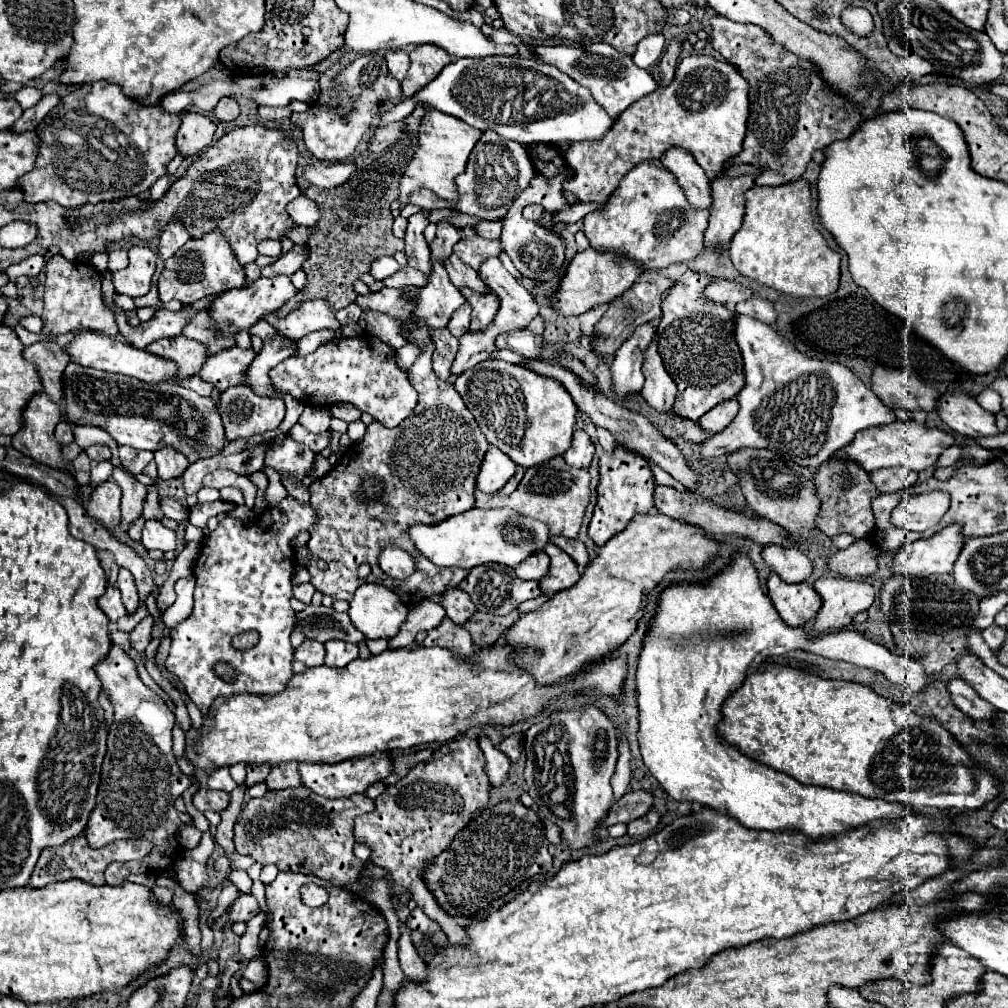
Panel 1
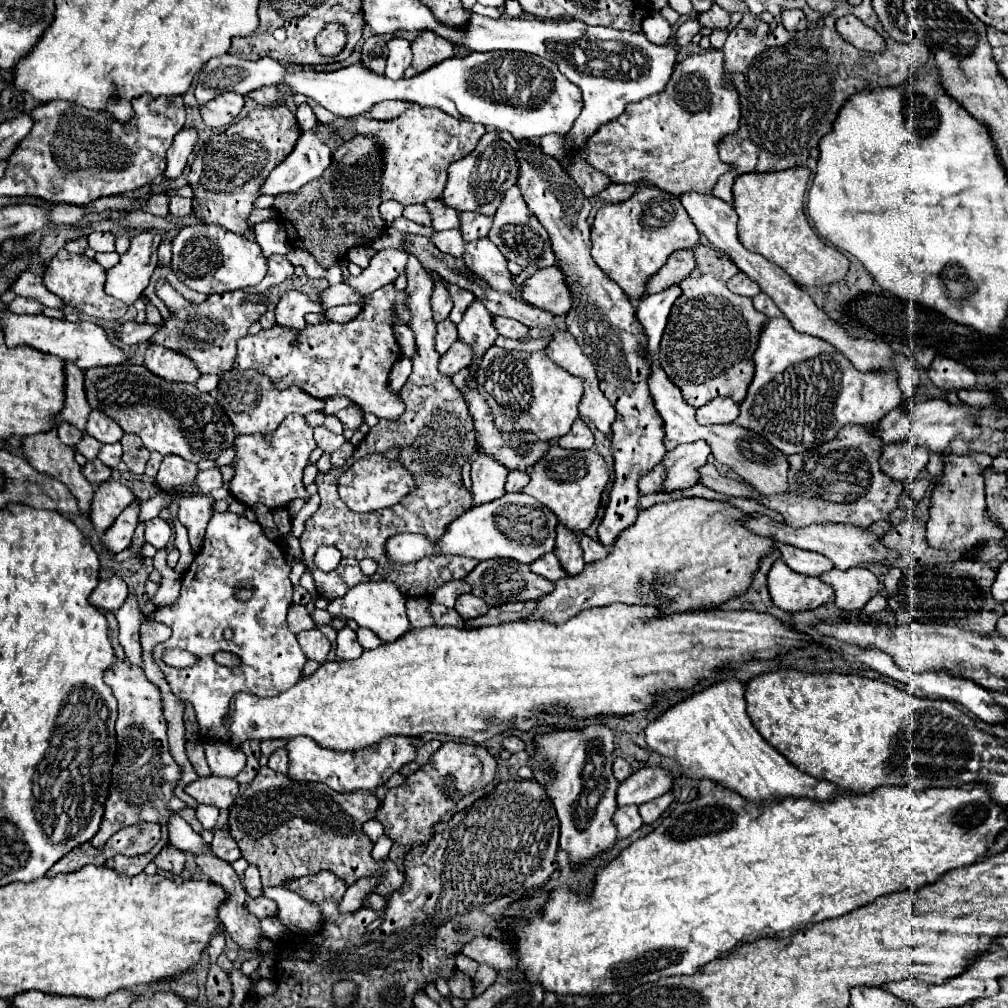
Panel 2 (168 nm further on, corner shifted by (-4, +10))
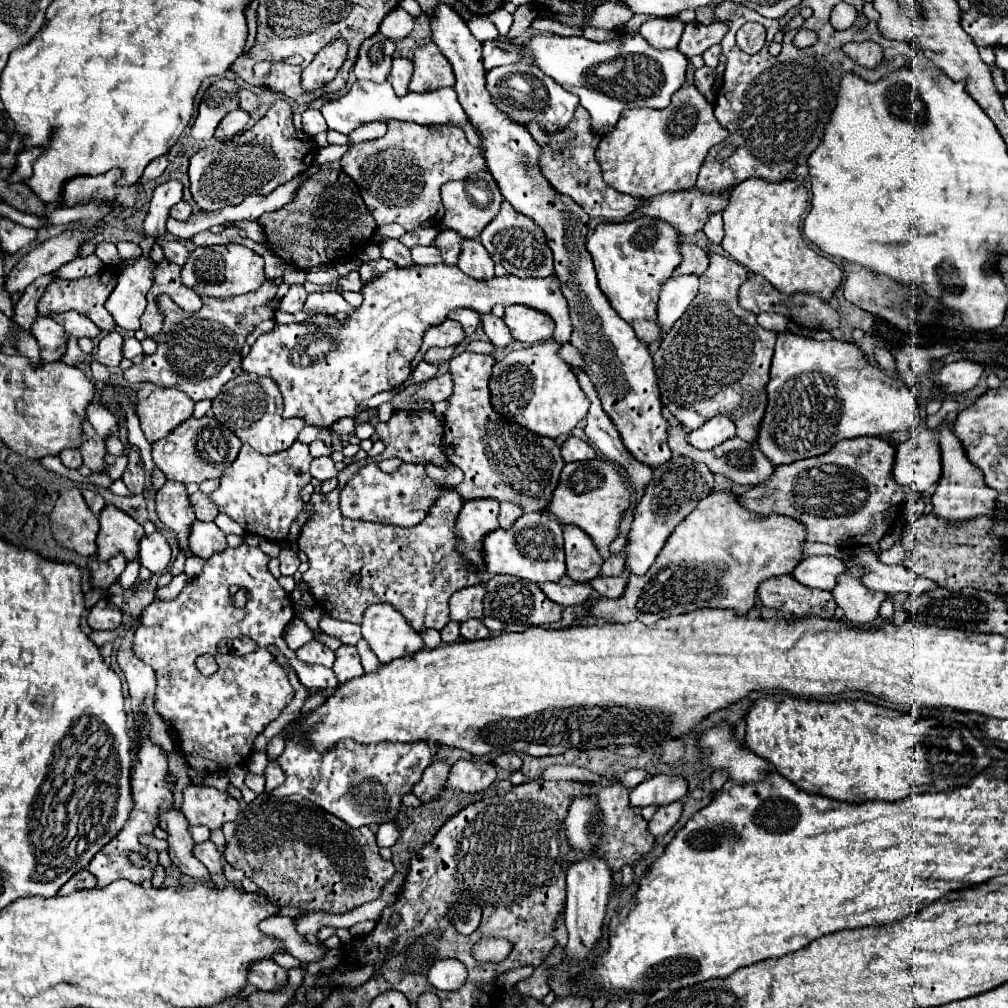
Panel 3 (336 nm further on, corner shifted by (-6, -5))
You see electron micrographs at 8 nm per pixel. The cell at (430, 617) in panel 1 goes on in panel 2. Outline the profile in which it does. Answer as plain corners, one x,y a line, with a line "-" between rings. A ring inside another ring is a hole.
450,580
450,582
442,584
442,586
434,592
432,600
434,600
436,604
454,606
456,598
458,598
460,594
464,594
464,592
470,592
470,584
466,584
464,580

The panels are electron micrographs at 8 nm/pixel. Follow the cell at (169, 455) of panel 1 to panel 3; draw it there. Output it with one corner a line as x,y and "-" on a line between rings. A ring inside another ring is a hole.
166,481
166,485
156,493
156,513
164,525
178,533
178,545
186,551
186,555
190,555
186,537
196,515
186,485
178,481

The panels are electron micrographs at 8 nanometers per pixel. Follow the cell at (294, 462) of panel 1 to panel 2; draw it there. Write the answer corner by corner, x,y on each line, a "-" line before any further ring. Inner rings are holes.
298,414
288,416
272,434
238,436
234,440
236,456
232,460
234,476
228,484
230,494
246,508
256,508
258,504
264,504
270,510
284,508
296,498
310,498
302,484
302,476
308,464
308,456
314,448
316,442
312,438
312,428
304,422
304,416

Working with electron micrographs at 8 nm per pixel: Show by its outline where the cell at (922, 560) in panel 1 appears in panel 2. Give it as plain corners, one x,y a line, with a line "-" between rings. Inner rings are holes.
968,452
968,454
942,454
944,470
942,478
936,482
930,498
930,522
926,524
926,538
932,548
940,550
962,550
972,548
984,540
1002,540
1006,530
988,518
986,512
986,492
982,472
992,464
988,454

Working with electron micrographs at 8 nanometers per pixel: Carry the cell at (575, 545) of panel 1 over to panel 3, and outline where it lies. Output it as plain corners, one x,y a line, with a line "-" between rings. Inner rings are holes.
598,575
590,581
590,585
604,597
618,597
618,595
622,595
622,591
626,587
626,575
618,575
618,577

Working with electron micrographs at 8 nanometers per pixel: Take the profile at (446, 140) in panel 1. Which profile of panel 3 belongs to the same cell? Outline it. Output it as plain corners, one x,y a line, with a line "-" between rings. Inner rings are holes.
398,121
388,123
388,133
380,139
350,143
340,165
360,187
362,199
378,225
400,223
406,231
414,231
418,227
438,225
444,215
440,187
446,181
466,179
482,171
486,159
478,147
468,143
464,131
458,127
422,127
418,123

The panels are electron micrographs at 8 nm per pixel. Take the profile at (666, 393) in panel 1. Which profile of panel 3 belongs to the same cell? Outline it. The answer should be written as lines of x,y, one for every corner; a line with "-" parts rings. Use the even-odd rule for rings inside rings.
684,425
670,427
668,429
668,445
670,445
670,449
674,453
682,455
682,457
688,457
688,459
696,461
696,463
704,463
712,473
724,475
726,479
732,479
734,483
748,485
748,487
766,485
770,481
770,477
774,475
774,465
766,459
766,455
762,451
758,451
758,445
754,445
754,443
746,443
740,437
732,437
730,441
724,441
722,445
718,445
718,447
714,447
710,451
700,451
700,449
692,447
688,443
688,433
690,433
690,429
684,427

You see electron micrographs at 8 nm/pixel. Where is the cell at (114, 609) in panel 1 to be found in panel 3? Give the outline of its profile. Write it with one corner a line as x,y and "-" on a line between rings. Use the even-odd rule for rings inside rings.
108,597
100,599
88,613
88,625
96,631
116,629
122,623
122,609
118,609

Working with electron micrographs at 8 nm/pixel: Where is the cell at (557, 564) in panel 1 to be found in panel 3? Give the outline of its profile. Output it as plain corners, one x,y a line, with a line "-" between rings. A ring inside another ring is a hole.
564,525
564,551
566,551
566,575
576,583
588,583
600,573
602,557
596,547
586,539
586,533
578,527

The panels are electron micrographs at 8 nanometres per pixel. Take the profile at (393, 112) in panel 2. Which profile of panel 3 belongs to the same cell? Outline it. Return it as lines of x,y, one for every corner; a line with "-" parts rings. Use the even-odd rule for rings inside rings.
372,121
372,123
366,123
358,129
354,129
348,139
350,141
370,141
370,139
378,139
378,137
384,137
388,131
388,125
384,121

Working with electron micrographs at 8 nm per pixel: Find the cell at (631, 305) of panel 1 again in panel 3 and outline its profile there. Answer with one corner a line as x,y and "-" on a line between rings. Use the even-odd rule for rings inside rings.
682,241
680,251
682,251
682,263
674,269
672,277
682,277
682,275
700,277
708,267
708,255
698,245
692,245
686,241

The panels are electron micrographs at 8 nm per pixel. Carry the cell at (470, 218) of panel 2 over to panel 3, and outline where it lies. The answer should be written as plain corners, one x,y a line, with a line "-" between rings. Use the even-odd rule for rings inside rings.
442,229
438,233
438,239
434,241
434,245
442,251
442,257
446,259
446,265
456,265
458,263
462,241
464,241
464,237
460,233
456,233
454,229
450,229
450,231

